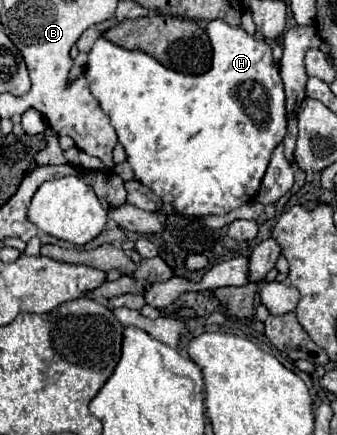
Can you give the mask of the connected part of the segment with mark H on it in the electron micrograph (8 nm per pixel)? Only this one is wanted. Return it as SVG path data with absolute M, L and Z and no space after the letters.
M211 20L207 24L207 34L211 40L211 46L215 46L213 52L213 60L211 60L211 68L203 74L179 74L175 70L165 68L163 64L159 64L153 56L141 52L141 50L125 50L105 38L99 38L93 44L93 50L89 52L89 72L85 72L85 78L91 86L91 94L99 100L101 110L109 116L113 128L117 130L119 142L125 148L127 154L127 162L131 164L133 172L135 172L135 180L139 180L141 184L145 184L147 188L151 188L153 192L157 192L157 196L163 198L165 204L173 204L173 208L181 214L187 216L207 216L207 214L227 214L235 208L239 208L245 200L251 200L261 186L263 174L267 170L269 158L273 148L283 140L285 136L285 92L283 92L283 84L281 84L281 76L277 72L277 68L273 66L273 56L271 56L271 48L265 40L257 40L253 36L249 36L241 26L229 26L223 20Z

